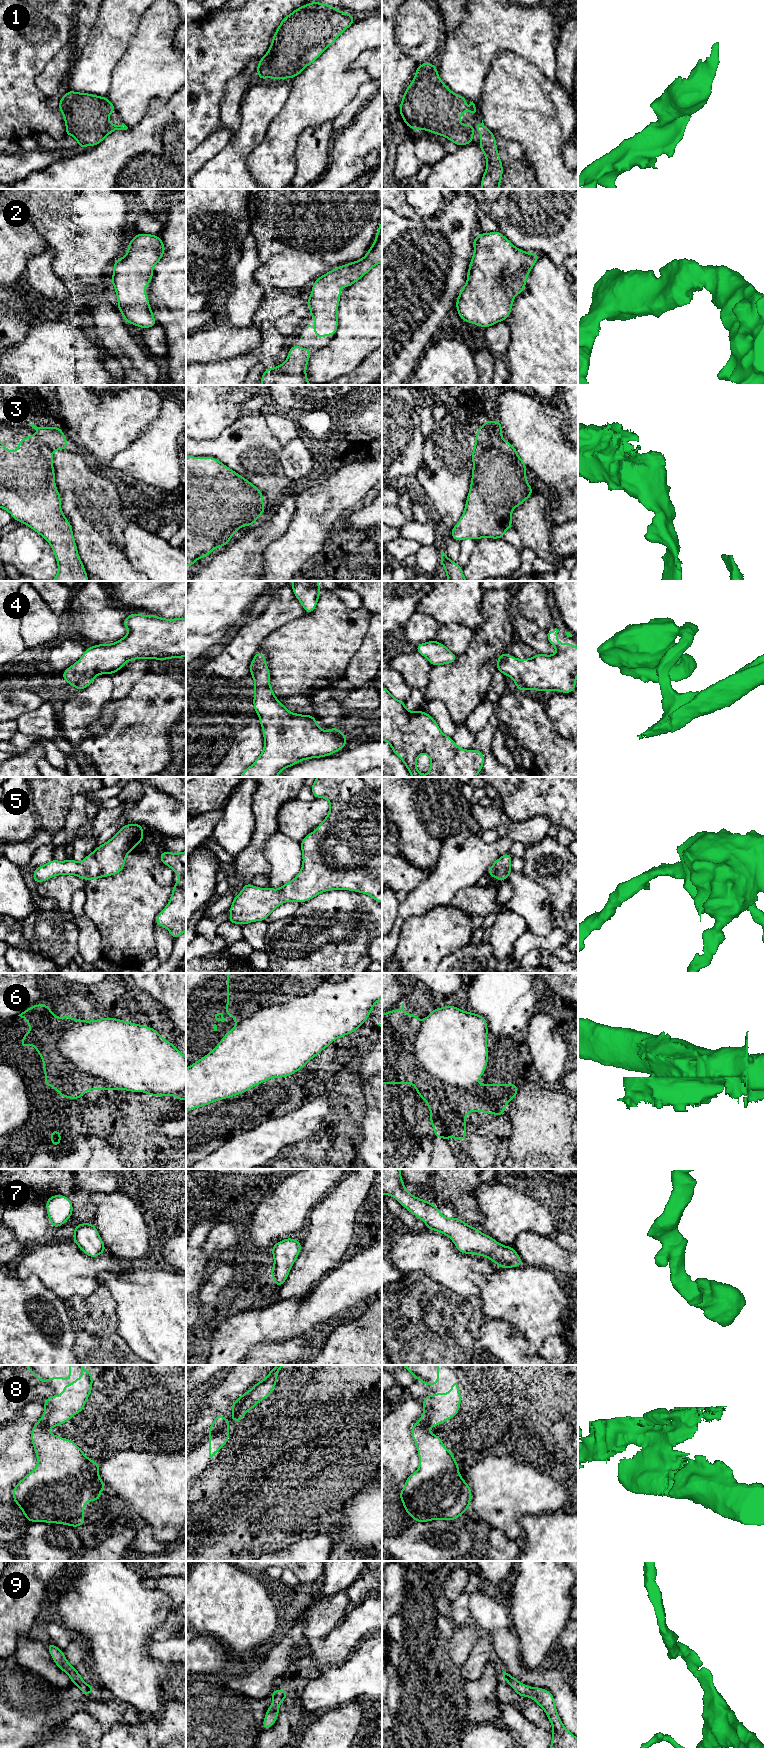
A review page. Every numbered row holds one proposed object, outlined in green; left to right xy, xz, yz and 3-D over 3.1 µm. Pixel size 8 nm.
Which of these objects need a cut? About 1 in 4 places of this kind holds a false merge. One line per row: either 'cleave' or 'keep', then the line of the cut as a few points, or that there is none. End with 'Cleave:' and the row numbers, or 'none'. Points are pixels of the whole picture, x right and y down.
1: keep; no cut
2: cleave; cut in xz along (321, 277), (314, 288), (310, 309), (316, 316), (333, 322)
3: keep; no cut
4: keep; no cut
5: keep; no cut
6: keep; no cut
7: keep; no cut
8: cleave; cut in xz along (247, 1392), (244, 1399), (236, 1407), (231, 1408)
9: keep; no cut
Cleave: 2, 8

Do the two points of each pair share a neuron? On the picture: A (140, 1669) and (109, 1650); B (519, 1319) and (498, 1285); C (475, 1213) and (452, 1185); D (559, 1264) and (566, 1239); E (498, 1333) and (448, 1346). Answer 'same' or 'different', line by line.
A: same
B: same
C: same
D: different
E: different

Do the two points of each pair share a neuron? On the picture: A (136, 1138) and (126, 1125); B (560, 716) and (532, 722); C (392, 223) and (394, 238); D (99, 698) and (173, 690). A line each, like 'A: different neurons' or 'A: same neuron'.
A: different neurons
B: different neurons
C: same neuron
D: different neurons

